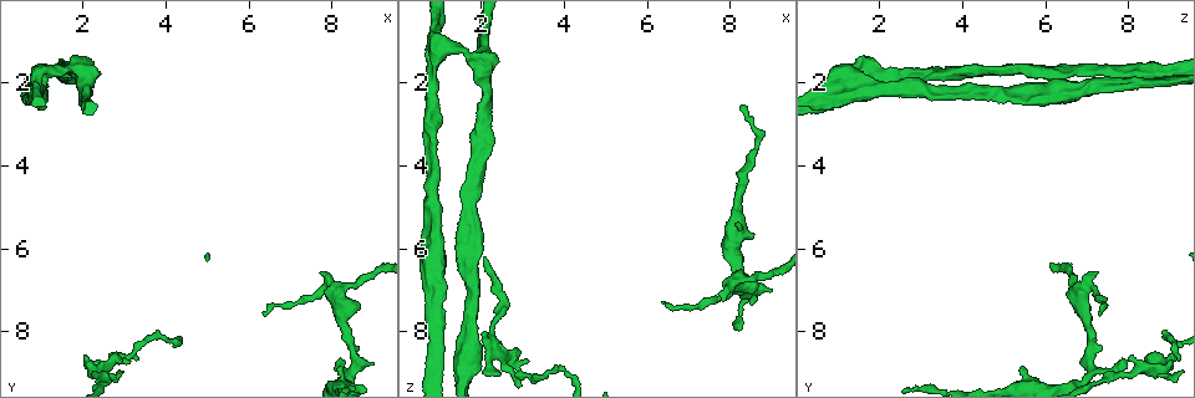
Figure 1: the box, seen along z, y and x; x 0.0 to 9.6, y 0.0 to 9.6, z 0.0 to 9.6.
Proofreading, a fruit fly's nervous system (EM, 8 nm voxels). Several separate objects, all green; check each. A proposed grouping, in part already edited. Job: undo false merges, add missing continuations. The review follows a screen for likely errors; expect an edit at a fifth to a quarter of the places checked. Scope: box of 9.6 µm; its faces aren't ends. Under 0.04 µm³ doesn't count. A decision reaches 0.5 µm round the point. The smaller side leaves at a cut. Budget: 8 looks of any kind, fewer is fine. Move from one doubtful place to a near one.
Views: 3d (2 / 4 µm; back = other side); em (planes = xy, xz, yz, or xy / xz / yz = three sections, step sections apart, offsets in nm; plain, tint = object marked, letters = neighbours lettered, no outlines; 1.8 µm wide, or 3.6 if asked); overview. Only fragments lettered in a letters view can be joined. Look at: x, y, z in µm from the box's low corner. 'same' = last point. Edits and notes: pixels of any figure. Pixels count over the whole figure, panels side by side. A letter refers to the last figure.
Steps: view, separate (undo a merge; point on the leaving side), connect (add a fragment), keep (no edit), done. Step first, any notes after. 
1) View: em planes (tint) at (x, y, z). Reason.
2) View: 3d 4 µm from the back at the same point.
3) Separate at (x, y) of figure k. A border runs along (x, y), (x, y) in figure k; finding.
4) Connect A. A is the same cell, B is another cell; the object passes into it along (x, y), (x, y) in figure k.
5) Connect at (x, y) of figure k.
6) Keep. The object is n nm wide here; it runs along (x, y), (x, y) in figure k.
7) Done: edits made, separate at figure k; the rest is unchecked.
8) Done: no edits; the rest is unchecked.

View: em 3.6 µm planes (plain) at (0.85, 2.15, 6.65). Calibre changes.

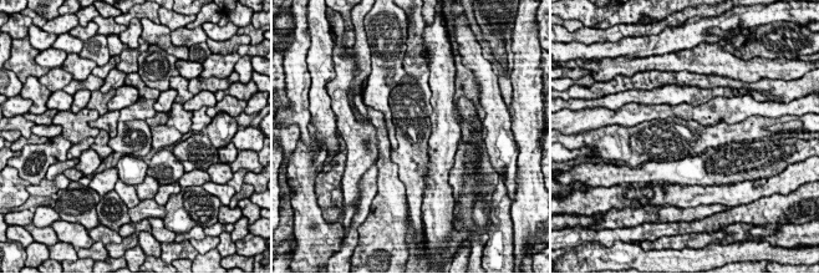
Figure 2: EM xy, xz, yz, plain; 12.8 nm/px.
View: em 3.6 µm planes (letters) at the same point. See the neighbours.

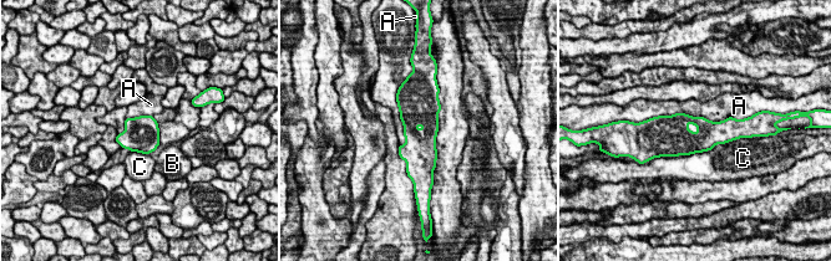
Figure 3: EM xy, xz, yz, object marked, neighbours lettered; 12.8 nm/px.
Keep. The longest contact is with A, 1050 nm; A, B and C are other cells; one cell here.

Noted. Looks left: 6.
View: em yz step 4 (tint) at (8.20, 8.65, 7.90). Branch stops here.

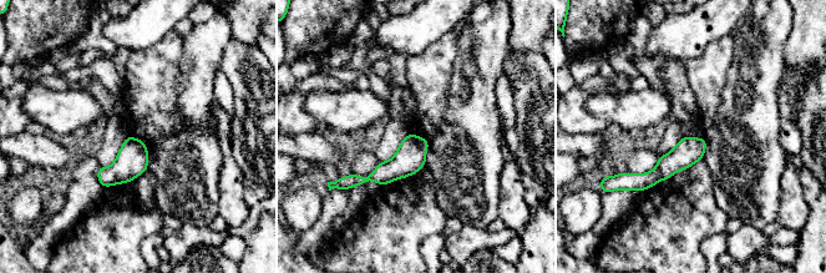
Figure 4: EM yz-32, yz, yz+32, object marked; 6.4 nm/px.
View: em xy step 4 (letters) at the same point.

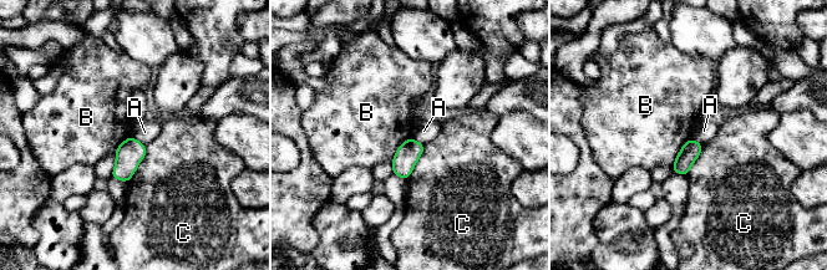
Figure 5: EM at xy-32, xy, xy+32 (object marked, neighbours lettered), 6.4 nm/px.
Keep. A, B and C are other cells; a border runs along (690, 138), (681, 147), (671, 167) in figure 5; none of them fits.

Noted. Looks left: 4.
View: em planes (tint) at (2.70, 8.75, 8.60). Calibre changes.

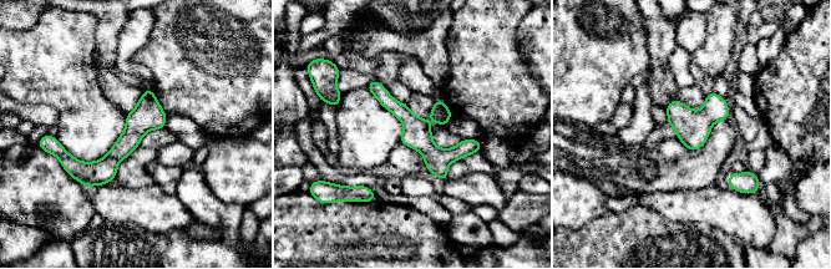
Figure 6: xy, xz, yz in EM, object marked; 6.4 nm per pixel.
View: em planes (letters) at the same point.

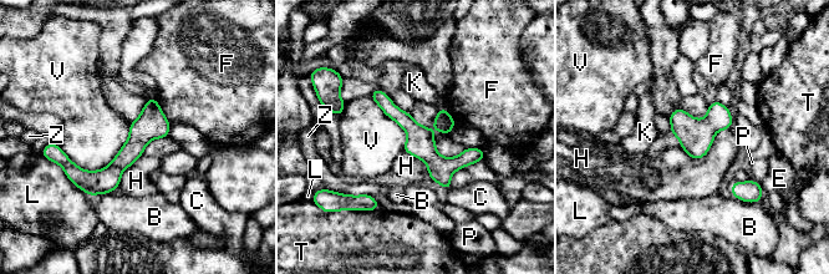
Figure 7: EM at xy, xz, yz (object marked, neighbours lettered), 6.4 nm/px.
Keep. B, C, E, F, H, K, L, P, T, V and Z are other cells; it runs along (375, 95), (440, 162), (481, 156) in figure 7; all the same cell.

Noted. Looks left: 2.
Done: no edits; the rest is unchecked.

